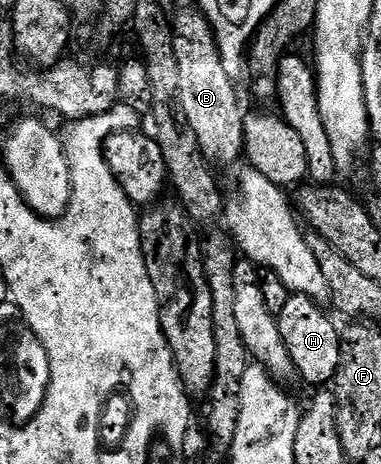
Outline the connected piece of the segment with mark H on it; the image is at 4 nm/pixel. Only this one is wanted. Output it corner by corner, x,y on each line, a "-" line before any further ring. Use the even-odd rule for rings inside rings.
293,293
284,308
277,314
280,336
292,355
298,376
301,380
314,385
312,386
314,388
333,381
340,360
339,327
334,326
331,318
321,308
323,307
317,301
306,295

